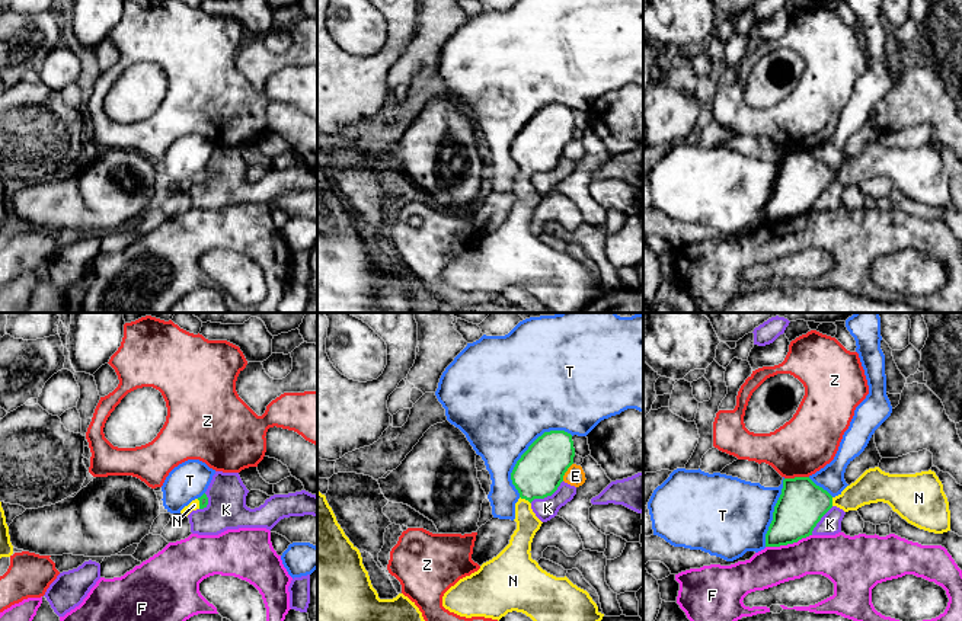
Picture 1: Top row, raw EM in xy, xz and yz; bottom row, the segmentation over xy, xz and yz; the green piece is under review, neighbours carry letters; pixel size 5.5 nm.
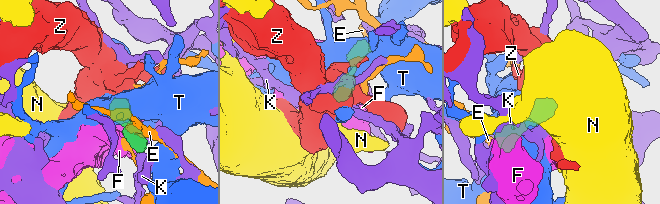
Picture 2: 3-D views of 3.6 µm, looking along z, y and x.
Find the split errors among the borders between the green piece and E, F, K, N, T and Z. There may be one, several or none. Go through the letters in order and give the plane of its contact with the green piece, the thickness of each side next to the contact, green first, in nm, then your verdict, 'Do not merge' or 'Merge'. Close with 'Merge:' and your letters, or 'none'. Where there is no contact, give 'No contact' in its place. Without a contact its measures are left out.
E: Touches green in xz. Thickness 260 nm (green) against 110 nm. Do not merge
F: Touches green in yz. Thickness 260 nm (green) against 220 nm. Do not merge
K: Touches green in xz. Thickness 260 nm (green) against 120 nm. Do not merge
N: Touches green in xz. Thickness 260 nm (green) against 130 nm. Merge
T: Touches green in xz. Thickness 260 nm (green) against 460 nm. Do not merge
Z: Touches green in yz. Thickness 260 nm (green) against 320 nm. Do not merge
Merge: N

